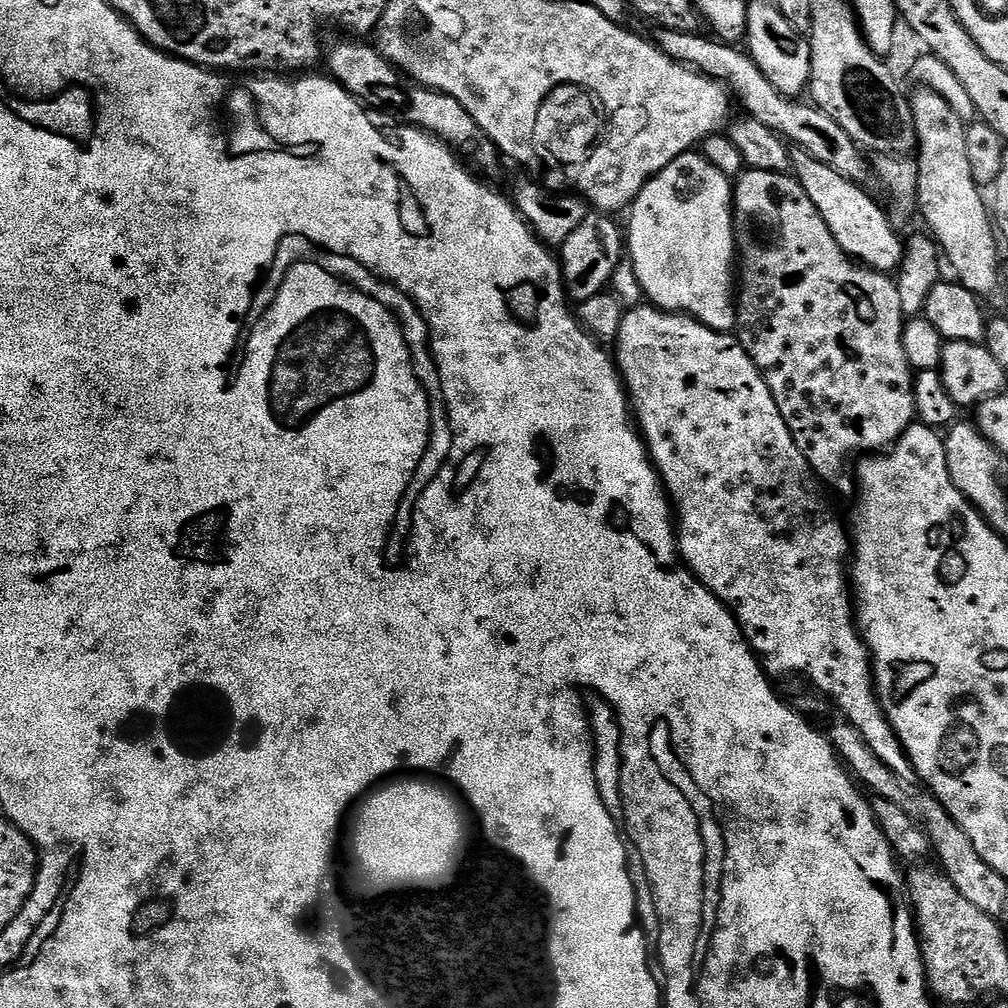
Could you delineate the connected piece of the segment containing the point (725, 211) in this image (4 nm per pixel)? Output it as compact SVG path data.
M689 150L684 152L670 166L662 169L657 176L651 176L642 186L642 190L637 194L635 200L630 205L628 216L628 228L626 224L626 254L637 280L640 282L643 295L647 303L663 308L668 312L682 312L686 316L692 316L698 322L710 326L719 332L731 333L736 326L736 300L734 299L734 261L737 259L736 251L736 222L734 219L734 184L729 176L722 174L718 166L714 166L699 151Z

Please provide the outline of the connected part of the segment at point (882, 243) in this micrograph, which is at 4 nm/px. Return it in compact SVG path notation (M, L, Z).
M793 147L791 175L806 190L810 202L818 206L818 214L822 214L822 222L830 226L830 234L834 234L834 242L842 246L845 254L859 262L863 267L873 268L876 272L892 274L899 269L900 259L904 257L904 240L896 233L888 216L876 205L874 197L861 185L850 182L838 174L838 170L830 170L818 162L818 158L810 158L802 149Z

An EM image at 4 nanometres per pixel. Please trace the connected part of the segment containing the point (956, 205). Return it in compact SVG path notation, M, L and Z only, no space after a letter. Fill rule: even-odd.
M920 86L915 89L916 93L911 93L910 99L912 102L912 113L914 114L914 126L916 127L916 147L918 151L915 153L914 161L917 166L917 190L915 203L920 204L920 216L922 219L928 223L927 231L930 233L933 240L940 245L940 251L942 253L943 259L946 261L950 267L956 271L955 279L960 283L960 285L966 290L970 290L975 296L981 298L987 298L987 296L992 296L1000 288L1000 248L996 245L996 240L998 241L998 232L994 227L994 217L990 211L989 205L986 203L986 196L982 193L981 185L976 184L974 173L970 168L969 161L969 151L967 149L967 132L965 117L959 116L957 112L950 106L950 102L946 102L946 98L941 96L939 92L927 87Z

